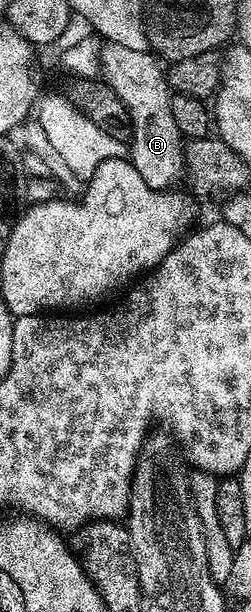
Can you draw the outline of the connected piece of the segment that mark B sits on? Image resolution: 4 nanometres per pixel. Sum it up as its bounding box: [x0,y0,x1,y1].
[100,42,184,190]

